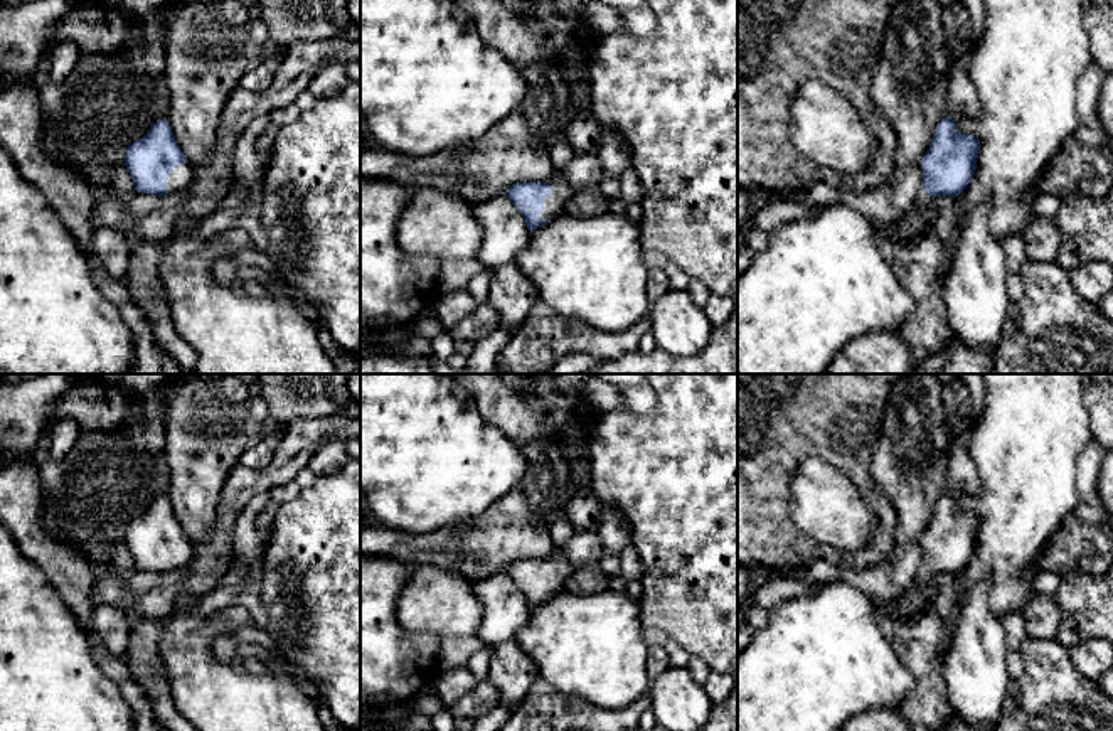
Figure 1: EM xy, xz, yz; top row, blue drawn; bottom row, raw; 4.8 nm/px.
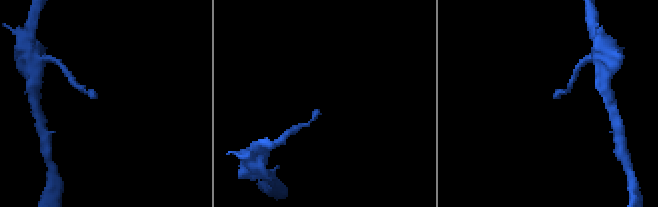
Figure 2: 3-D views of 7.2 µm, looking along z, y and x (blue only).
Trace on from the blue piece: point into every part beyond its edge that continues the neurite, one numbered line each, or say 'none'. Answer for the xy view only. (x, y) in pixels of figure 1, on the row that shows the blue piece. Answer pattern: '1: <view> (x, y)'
1: xy (179, 181)

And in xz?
1: xz (561, 191)

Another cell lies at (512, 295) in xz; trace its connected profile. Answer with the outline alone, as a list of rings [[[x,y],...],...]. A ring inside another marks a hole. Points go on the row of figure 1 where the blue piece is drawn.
[[[515,263],[493,268],[487,303],[500,315],[500,330],[520,327],[537,303],[535,288]]]

